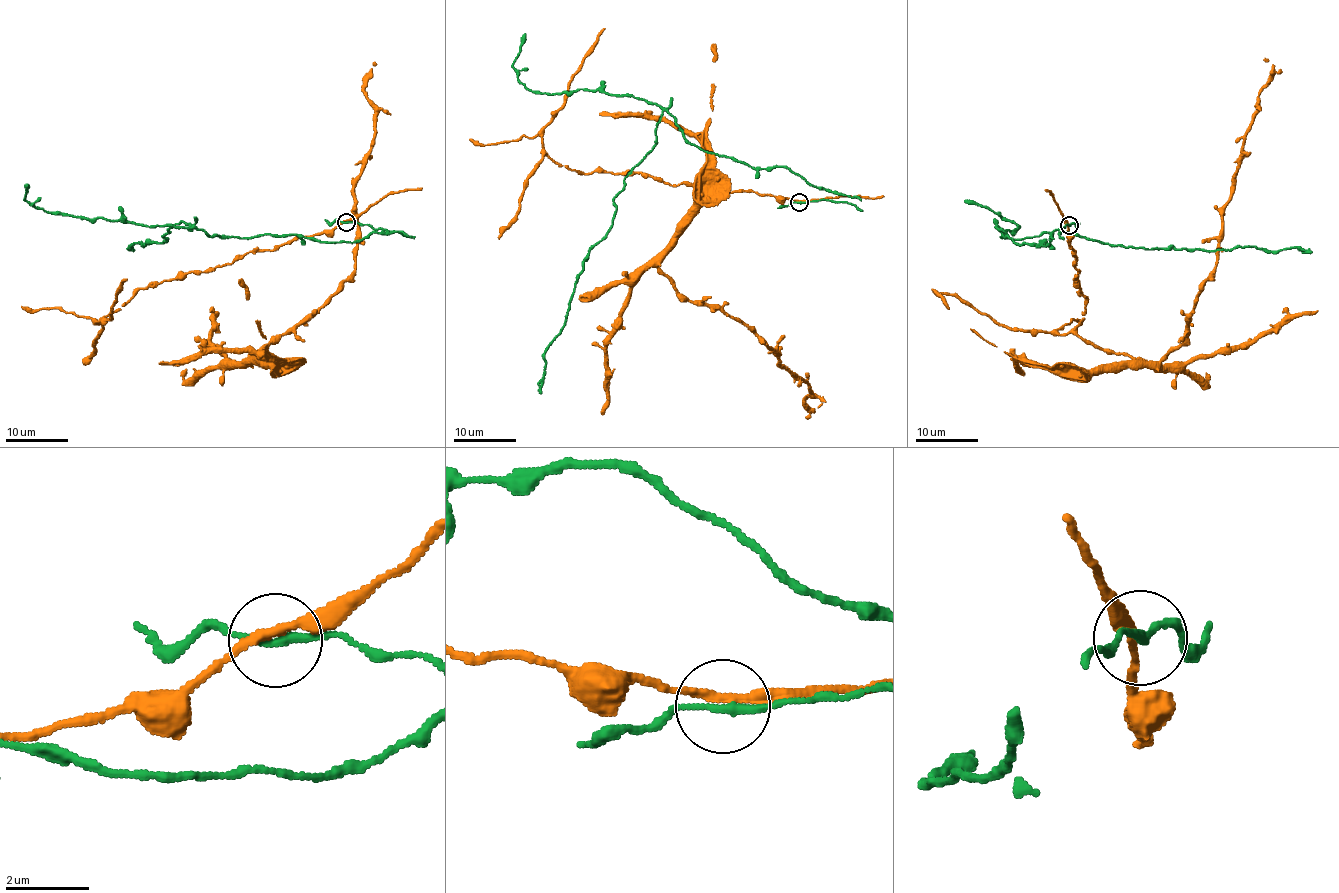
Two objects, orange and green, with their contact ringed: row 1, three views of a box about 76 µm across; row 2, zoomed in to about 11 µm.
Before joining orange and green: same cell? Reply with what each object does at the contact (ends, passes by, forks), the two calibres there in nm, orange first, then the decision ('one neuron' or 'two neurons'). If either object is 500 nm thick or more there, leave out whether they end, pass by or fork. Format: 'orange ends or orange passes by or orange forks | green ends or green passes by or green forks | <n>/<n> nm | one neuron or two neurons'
orange passes by | green passes by | 190/190 nm | two neurons

